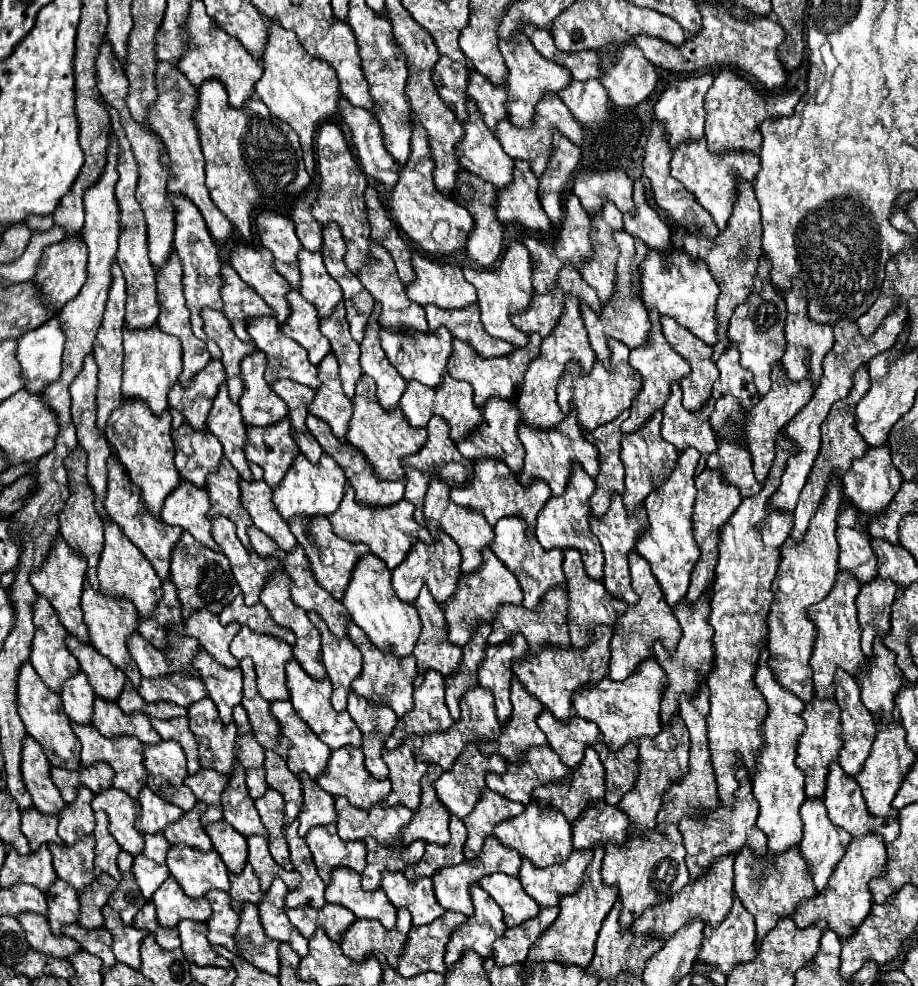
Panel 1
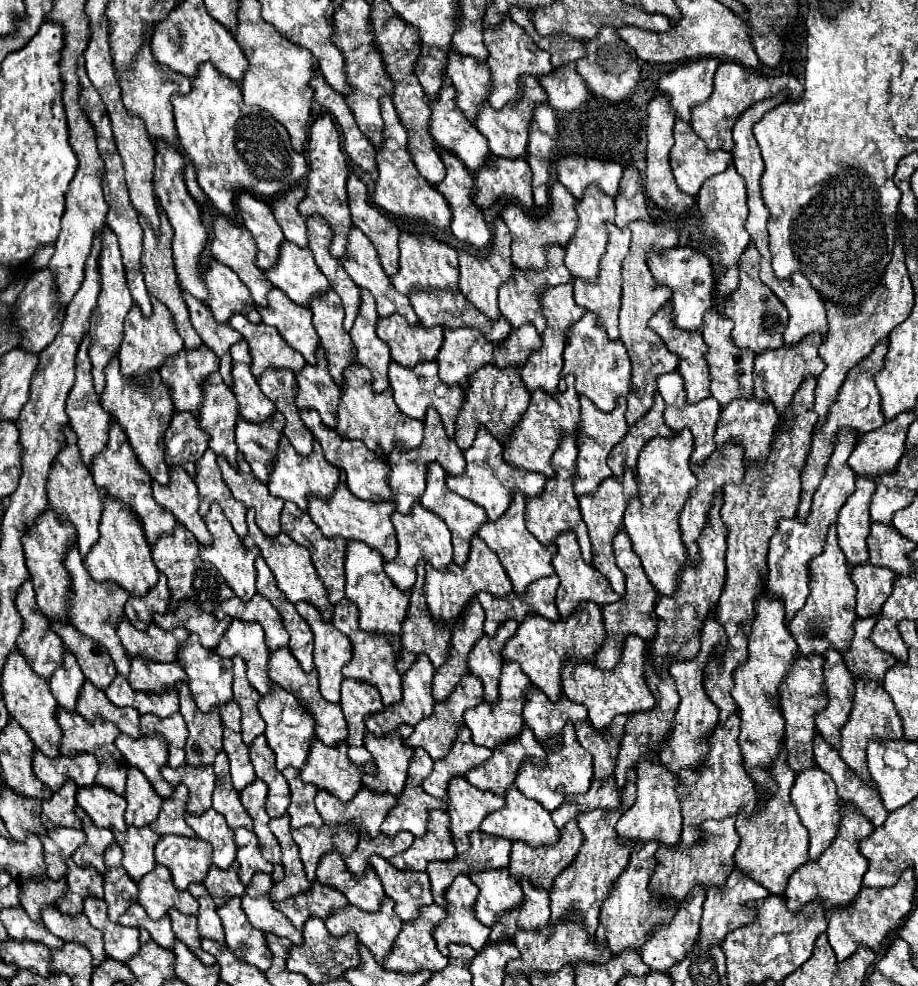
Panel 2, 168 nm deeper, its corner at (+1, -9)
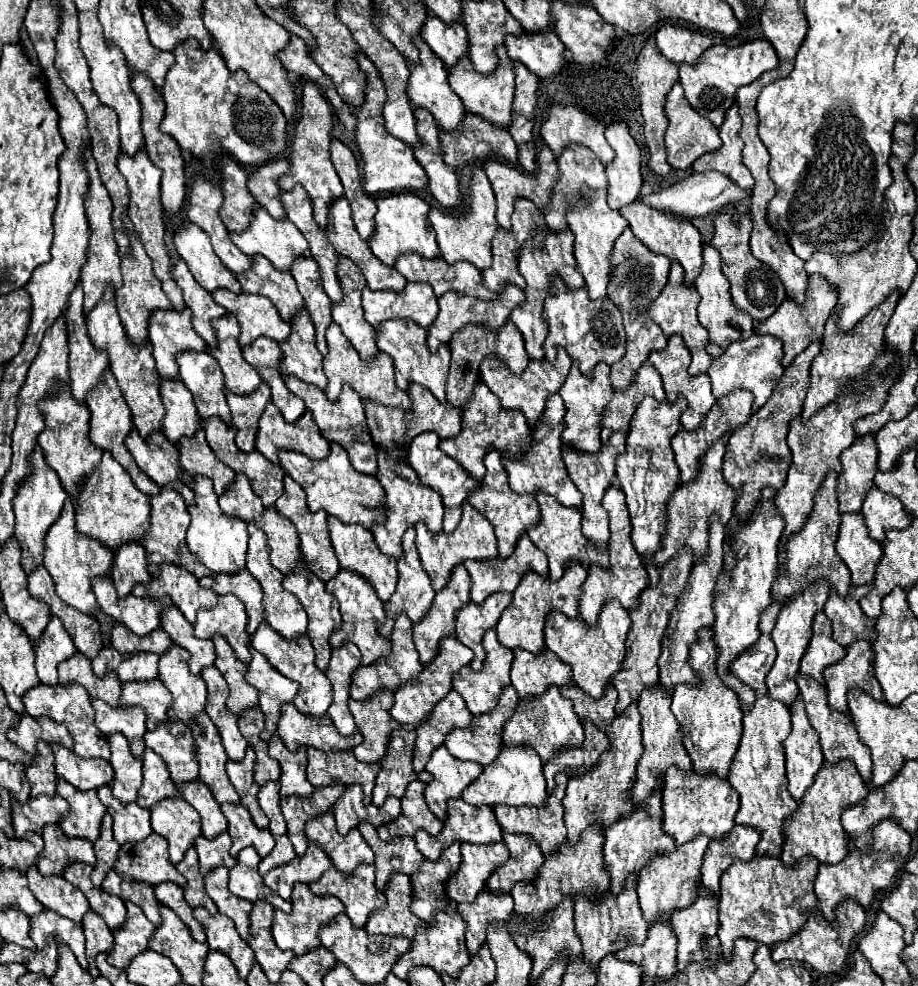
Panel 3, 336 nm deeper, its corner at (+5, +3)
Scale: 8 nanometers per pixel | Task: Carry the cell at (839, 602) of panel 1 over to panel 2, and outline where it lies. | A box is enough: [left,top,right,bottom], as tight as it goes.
[789,525,857,655]

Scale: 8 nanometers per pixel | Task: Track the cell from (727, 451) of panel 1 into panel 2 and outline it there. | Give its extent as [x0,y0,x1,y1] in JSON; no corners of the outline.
[715,399,779,461]

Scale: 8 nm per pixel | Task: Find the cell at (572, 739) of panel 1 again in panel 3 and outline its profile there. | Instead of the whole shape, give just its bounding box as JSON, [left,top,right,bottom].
[511,649,571,697]

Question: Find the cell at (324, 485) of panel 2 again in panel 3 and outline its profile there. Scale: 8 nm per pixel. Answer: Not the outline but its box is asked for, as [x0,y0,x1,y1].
[255,401,329,465]

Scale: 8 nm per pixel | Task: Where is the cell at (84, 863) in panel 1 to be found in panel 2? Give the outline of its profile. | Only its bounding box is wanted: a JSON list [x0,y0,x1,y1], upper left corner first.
[39,829,87,879]

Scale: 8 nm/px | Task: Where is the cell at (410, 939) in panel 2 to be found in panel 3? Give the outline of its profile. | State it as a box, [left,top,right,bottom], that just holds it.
[367,873,419,939]

